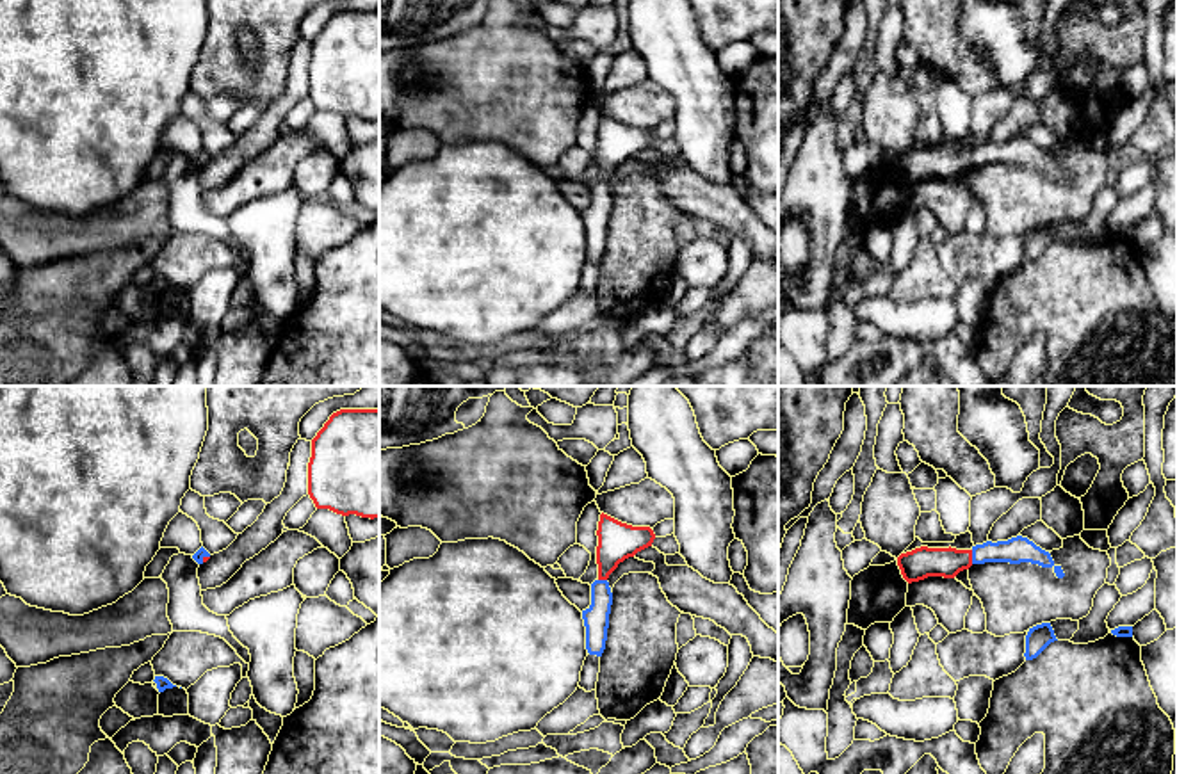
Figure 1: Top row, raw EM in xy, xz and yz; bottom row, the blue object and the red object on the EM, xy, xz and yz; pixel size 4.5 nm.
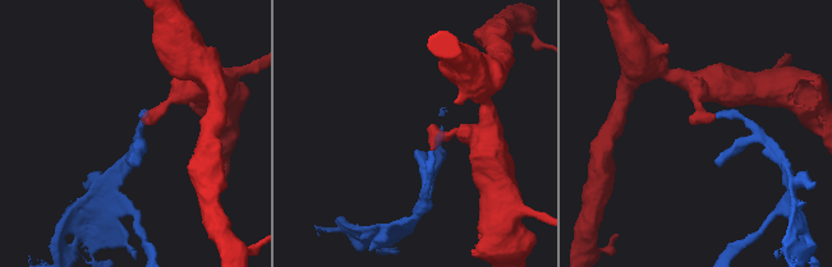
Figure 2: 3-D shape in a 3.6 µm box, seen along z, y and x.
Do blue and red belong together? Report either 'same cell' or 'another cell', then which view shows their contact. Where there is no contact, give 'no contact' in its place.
same cell; meets blue in yz

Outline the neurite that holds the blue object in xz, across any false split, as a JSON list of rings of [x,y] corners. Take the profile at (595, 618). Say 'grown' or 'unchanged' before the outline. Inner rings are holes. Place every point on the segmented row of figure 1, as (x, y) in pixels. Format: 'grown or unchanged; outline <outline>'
grown; outline [[[602,512],[597,536],[598,578],[591,584],[591,605],[582,610],[582,619],[588,653],[602,657],[613,605],[613,593],[607,578],[620,562],[652,546],[655,534],[650,527],[632,527]]]

